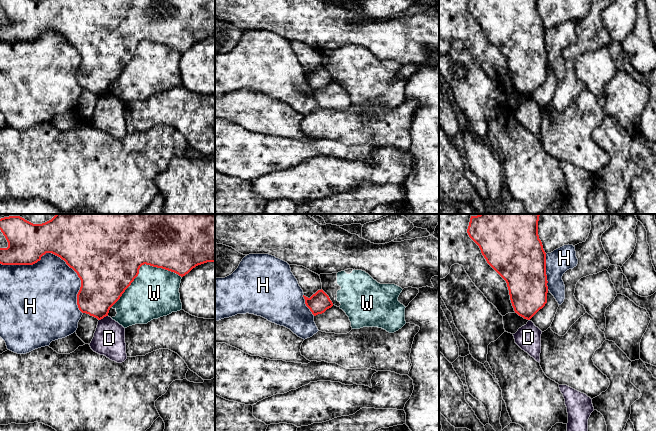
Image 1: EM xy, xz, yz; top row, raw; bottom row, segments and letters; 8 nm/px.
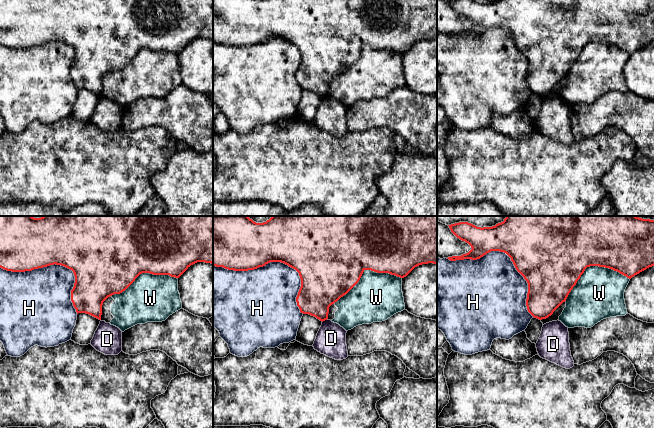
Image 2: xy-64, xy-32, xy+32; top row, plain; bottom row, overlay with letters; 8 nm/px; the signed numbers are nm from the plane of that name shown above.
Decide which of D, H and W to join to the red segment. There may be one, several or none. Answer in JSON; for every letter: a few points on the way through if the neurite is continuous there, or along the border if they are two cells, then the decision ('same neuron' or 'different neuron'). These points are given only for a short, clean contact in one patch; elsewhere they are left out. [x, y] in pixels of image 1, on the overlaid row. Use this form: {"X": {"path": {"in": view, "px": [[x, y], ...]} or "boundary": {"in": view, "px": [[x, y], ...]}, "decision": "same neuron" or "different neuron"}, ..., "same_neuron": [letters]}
{"D": {"boundary": {"in": "xy", "px": [[107, 315], [99, 320]]}, "decision": "different neuron"}, "H": {"decision": "different neuron"}, "W": {"decision": "different neuron"}, "same_neuron": []}

